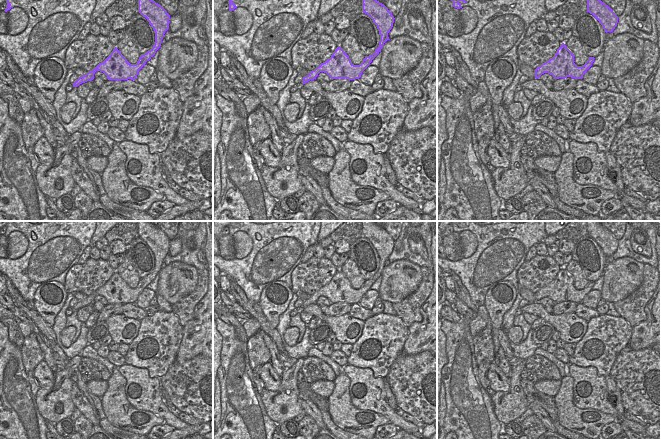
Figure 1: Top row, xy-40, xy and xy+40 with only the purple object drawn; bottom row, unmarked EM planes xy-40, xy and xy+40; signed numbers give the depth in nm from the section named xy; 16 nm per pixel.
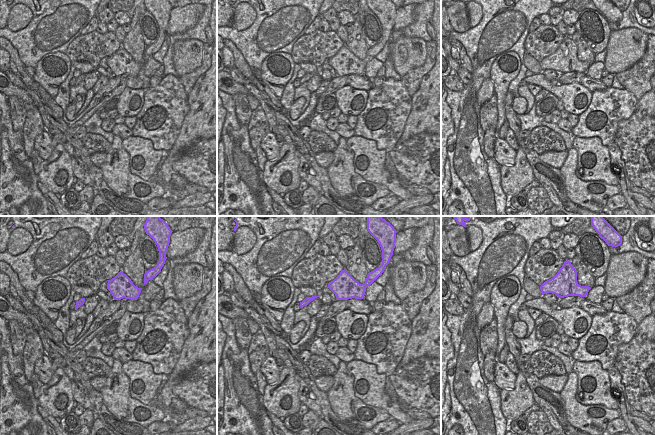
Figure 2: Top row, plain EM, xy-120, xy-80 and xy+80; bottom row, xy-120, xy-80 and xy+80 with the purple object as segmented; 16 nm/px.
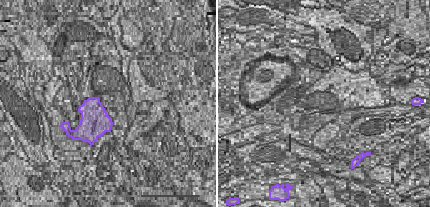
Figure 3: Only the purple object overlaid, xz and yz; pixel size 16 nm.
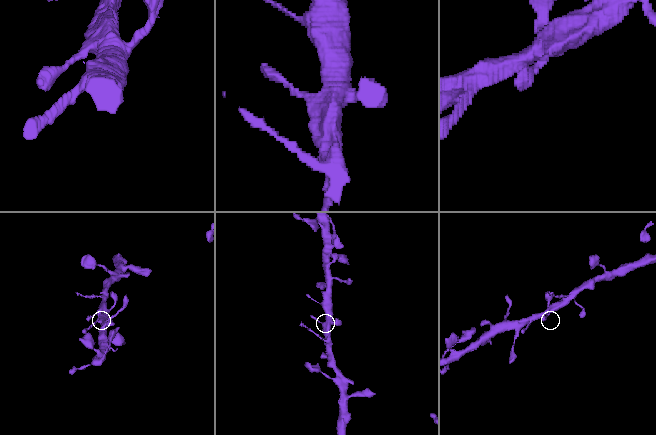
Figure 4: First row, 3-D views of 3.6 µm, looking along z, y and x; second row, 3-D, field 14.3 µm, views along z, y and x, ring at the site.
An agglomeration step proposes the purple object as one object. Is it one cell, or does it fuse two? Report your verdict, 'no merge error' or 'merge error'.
no merge error

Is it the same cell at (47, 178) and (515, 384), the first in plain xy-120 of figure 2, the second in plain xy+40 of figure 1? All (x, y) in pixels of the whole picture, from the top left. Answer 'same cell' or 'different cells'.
same cell

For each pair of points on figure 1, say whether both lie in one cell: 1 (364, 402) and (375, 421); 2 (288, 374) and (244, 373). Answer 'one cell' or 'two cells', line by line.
1: two cells
2: two cells

